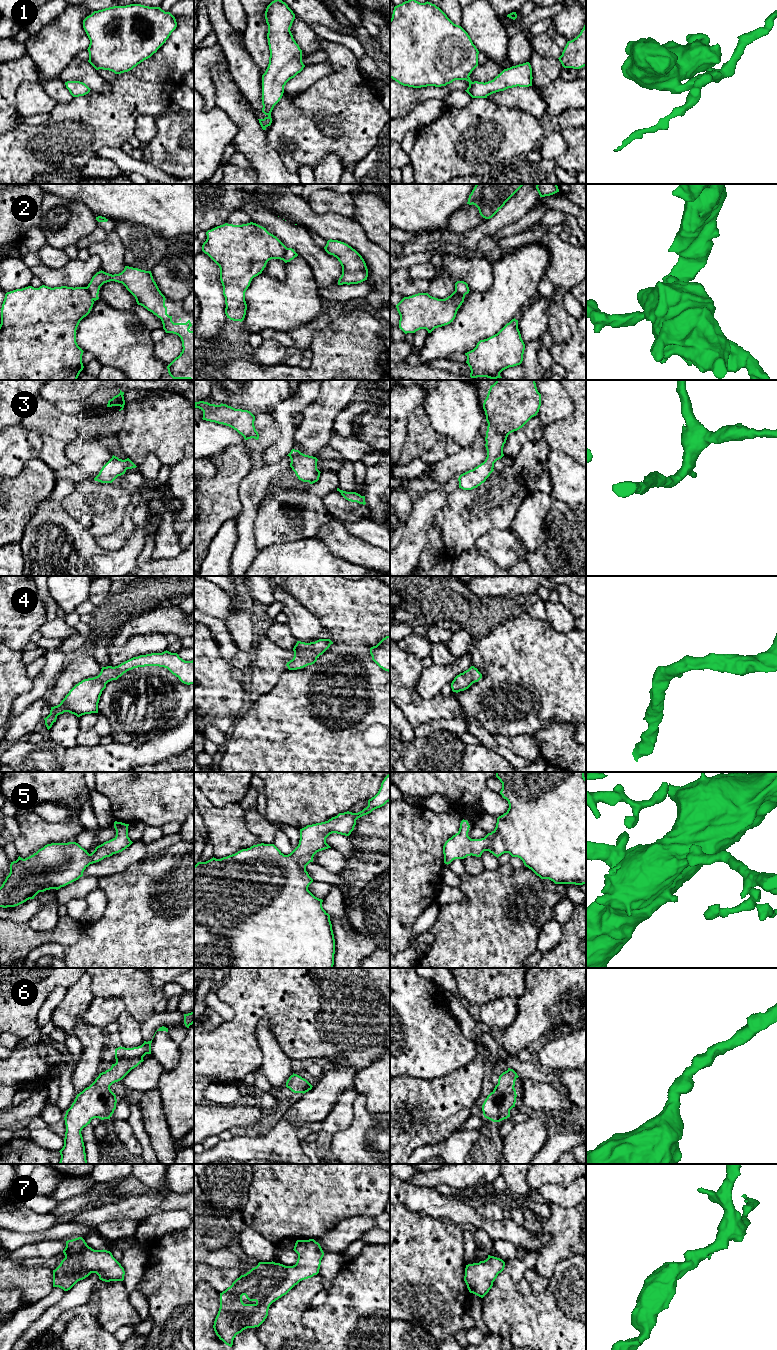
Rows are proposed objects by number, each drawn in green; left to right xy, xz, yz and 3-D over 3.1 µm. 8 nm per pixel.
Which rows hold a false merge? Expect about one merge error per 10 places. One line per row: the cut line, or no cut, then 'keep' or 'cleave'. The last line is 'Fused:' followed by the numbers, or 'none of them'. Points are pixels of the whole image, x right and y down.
1: cut none; keep
2: cut xy (86, 287), (93, 299); cleave
3: cut none; keep
4: cut none; keep
5: cut none; keep
6: cut none; keep
7: cut none; keep
Fused: 2

